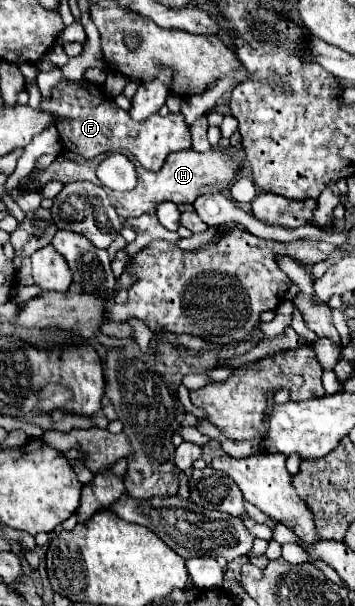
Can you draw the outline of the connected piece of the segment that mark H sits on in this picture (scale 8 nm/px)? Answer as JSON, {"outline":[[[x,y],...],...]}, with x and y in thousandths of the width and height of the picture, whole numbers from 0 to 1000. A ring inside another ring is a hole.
{"outline":[[[549,248],[487,251],[487,254],[470,257],[470,264],[465,264],[465,271],[448,284],[408,281],[403,274],[392,274],[386,264],[375,271],[386,274],[386,307],[375,314],[352,317],[352,320],[301,314],[313,337],[324,340],[330,353],[352,363],[358,360],[392,360],[397,353],[431,353],[437,343],[454,333],[470,333],[470,330],[510,337],[510,333],[549,333],[572,320],[628,317],[634,310],[651,307],[651,300],[662,297],[662,290],[679,281],[679,271],[668,264],[656,264],[645,254],[611,251],[611,248],[572,251],[572,254],[561,254]]]}

